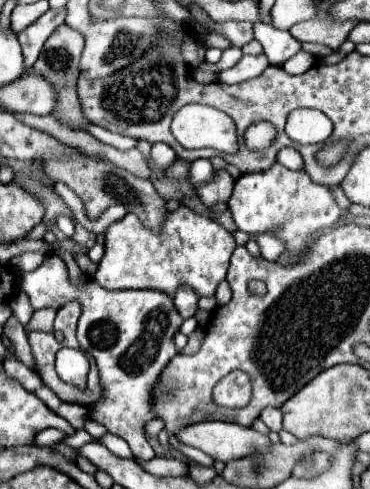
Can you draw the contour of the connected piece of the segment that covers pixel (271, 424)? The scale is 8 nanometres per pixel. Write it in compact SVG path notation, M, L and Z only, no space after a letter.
M266 408L260 414L260 420L272 430L272 432L280 432L282 430L282 412L278 408Z

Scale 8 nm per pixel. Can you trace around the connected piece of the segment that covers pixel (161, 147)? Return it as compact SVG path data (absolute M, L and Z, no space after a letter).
M156 142L156 144L152 144L150 160L152 160L152 162L154 162L162 172L166 172L166 170L174 164L174 160L176 160L176 152L174 152L168 144Z

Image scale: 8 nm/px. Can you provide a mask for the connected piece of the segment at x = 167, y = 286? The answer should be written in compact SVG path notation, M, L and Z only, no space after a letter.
M188 206L170 210L164 218L162 230L156 234L146 228L136 214L126 214L122 220L106 230L106 252L98 264L94 280L106 290L158 290L166 296L174 296L180 286L192 288L198 296L214 296L218 284L226 278L230 256L236 248L234 236L216 220L196 214Z

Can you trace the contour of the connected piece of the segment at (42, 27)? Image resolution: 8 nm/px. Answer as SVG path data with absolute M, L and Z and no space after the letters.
M66 8L62 10L48 10L44 16L40 16L40 20L32 22L28 28L24 28L22 32L18 32L18 42L24 50L24 60L28 62L28 68L32 68L32 64L36 62L46 38L60 26L64 24L66 18Z

